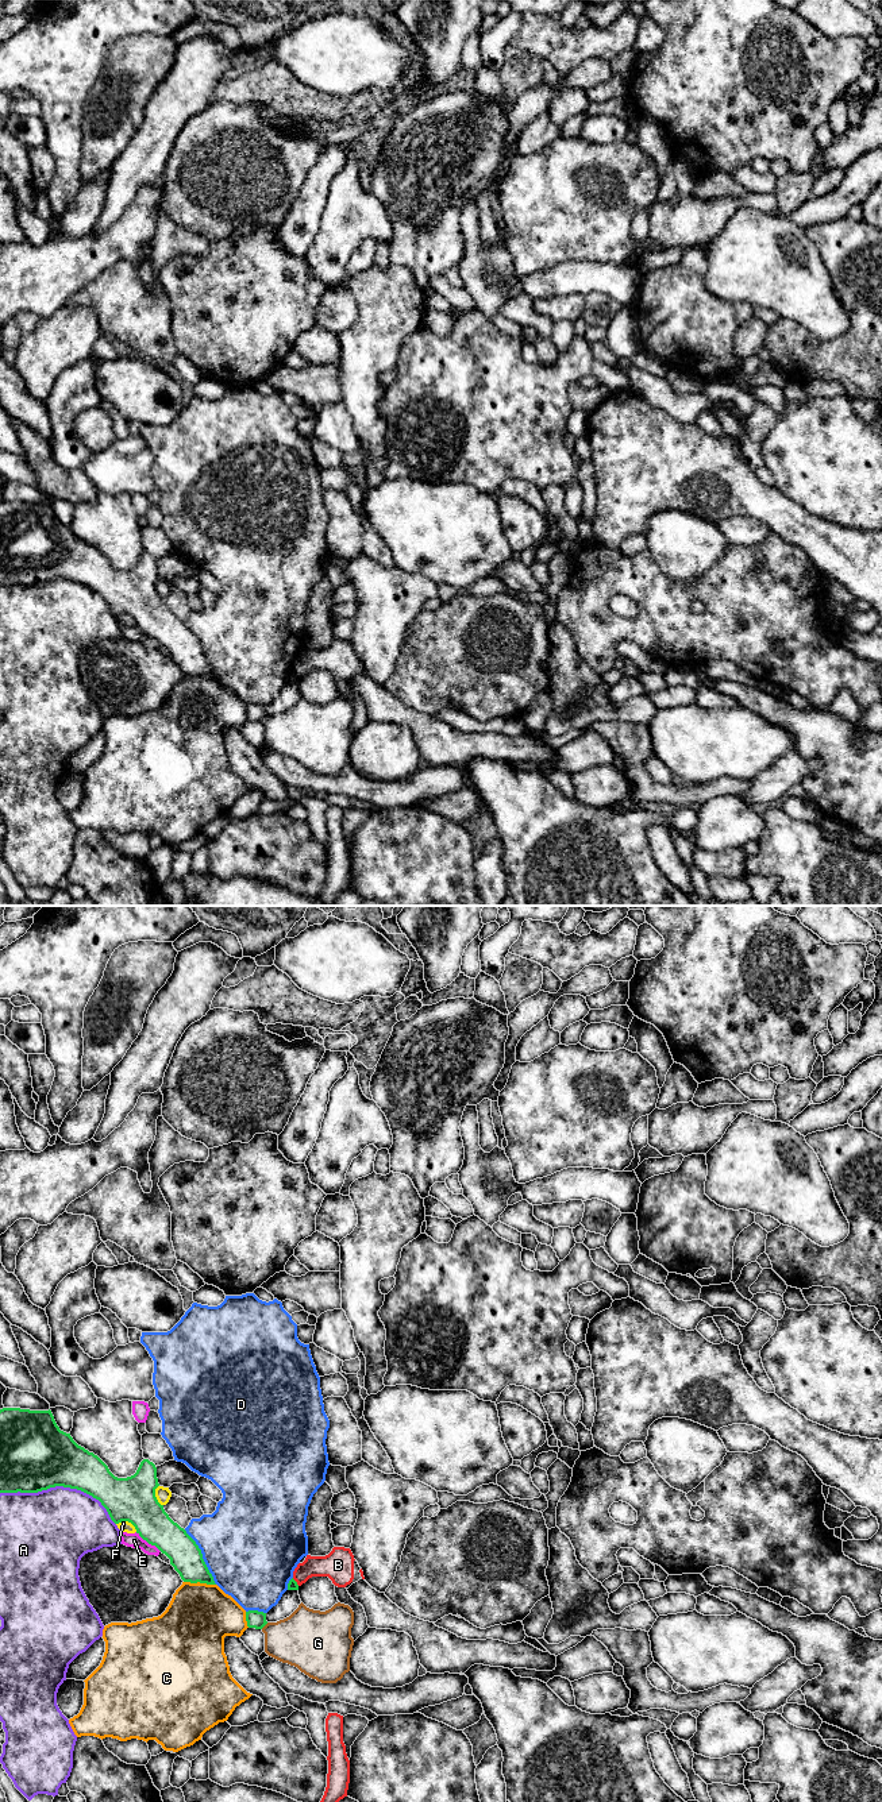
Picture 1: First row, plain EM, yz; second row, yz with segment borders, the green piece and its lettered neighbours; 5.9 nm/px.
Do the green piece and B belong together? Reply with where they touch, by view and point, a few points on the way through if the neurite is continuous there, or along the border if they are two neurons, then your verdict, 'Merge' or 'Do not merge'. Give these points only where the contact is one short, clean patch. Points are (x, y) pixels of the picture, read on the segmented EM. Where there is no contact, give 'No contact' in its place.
Touches green at yz (296, 1582). Boundary: yz (292, 1578), (299, 1585). Do not merge

